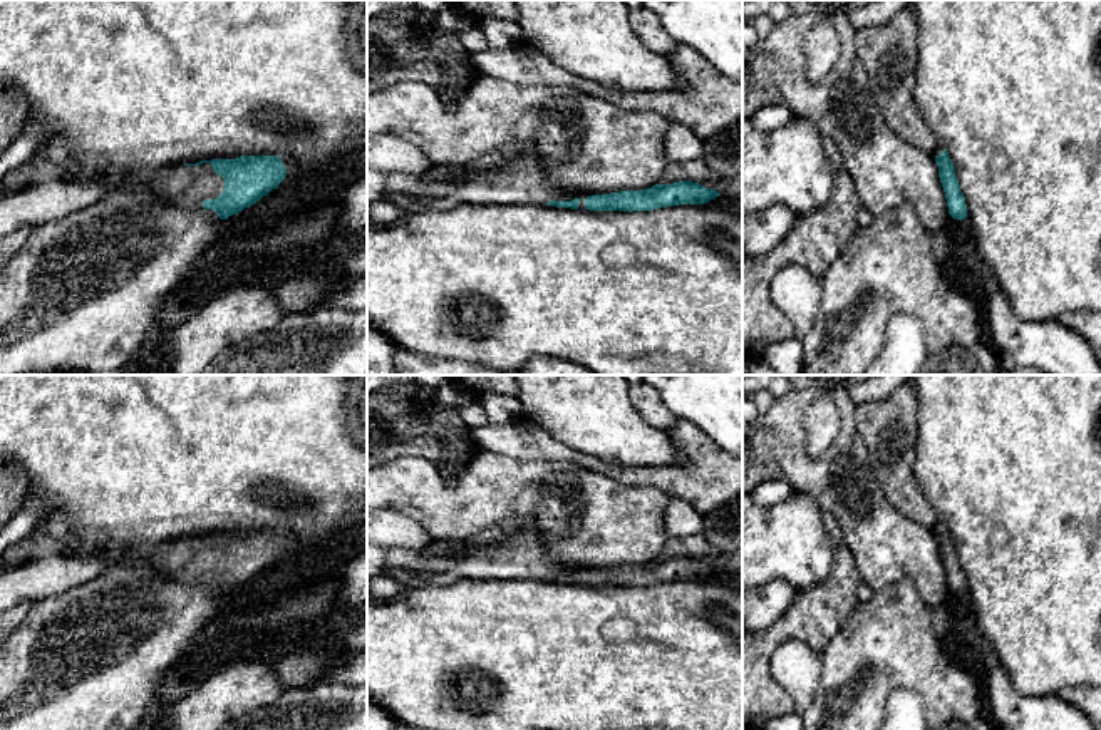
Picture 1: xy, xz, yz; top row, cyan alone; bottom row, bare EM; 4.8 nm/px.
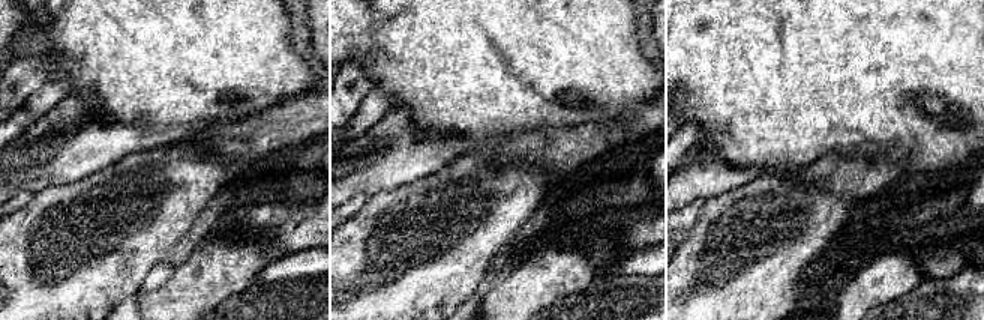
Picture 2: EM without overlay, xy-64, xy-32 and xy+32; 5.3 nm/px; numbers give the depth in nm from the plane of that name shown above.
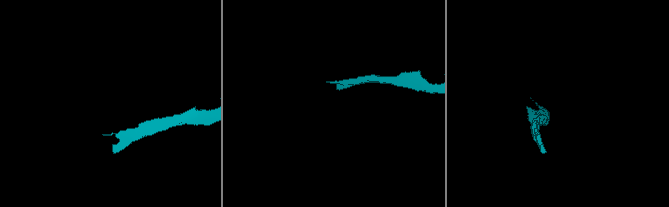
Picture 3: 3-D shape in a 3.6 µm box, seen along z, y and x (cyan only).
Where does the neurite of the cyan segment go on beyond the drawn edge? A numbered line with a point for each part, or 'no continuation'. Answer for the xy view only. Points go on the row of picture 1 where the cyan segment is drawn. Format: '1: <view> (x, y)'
1: xy (188, 186)

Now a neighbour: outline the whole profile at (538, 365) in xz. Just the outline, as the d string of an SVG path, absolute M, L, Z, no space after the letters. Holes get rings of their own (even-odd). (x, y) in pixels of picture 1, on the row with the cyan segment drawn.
M533 357L521 370L509 375L597 375L592 370L558 357Z

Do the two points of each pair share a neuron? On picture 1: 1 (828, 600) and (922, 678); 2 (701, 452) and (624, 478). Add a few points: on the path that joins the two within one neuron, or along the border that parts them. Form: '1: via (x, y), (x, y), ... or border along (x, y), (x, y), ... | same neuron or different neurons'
1: border along (857, 601), (827, 648) | different neurons
2: via (682, 471), (676, 478), (642, 478) | same neuron

